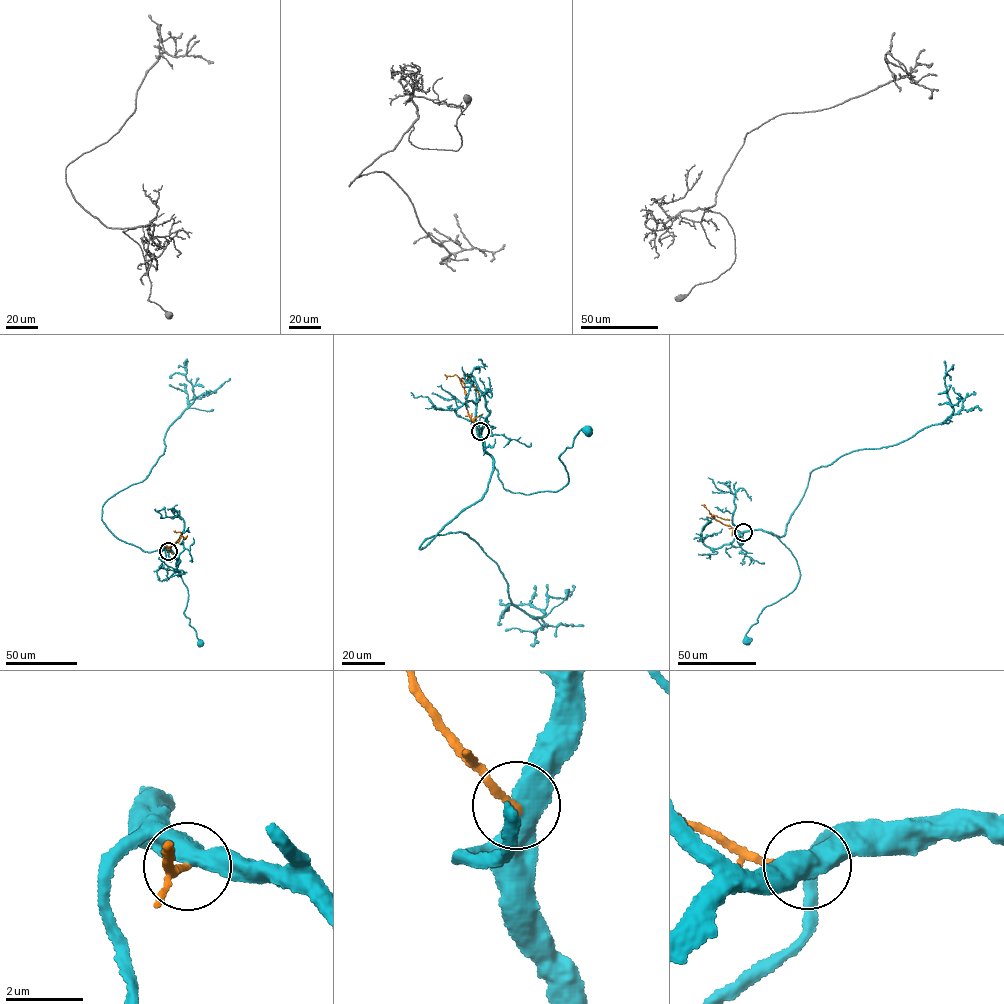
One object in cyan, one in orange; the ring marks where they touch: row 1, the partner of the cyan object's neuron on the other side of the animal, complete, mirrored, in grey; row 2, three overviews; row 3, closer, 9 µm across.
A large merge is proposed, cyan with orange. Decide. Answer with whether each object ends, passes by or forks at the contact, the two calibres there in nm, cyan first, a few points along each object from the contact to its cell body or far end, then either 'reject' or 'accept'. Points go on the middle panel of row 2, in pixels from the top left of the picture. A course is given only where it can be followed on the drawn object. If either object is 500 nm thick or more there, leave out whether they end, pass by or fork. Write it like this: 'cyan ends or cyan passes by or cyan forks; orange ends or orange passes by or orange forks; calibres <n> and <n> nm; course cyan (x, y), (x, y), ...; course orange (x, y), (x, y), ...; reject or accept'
calibres 550 and 170 nm; course cyan (480, 431), (483, 448), (504, 488), (528, 494), (566, 486), (569, 477), (559, 457), (588, 429); course orange (480, 431), (470, 418), (462, 378), (471, 380), (480, 400); reject

